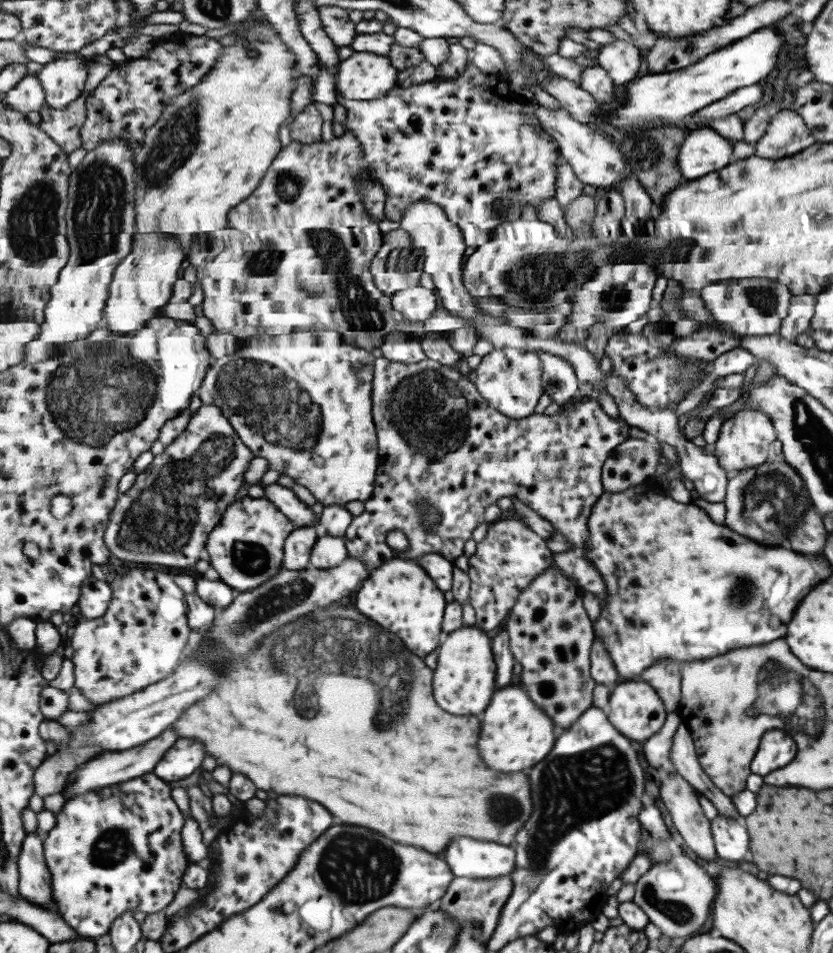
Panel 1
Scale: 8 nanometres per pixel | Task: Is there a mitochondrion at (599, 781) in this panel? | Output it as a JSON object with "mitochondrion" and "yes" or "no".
{"mitochondrion":"yes"}

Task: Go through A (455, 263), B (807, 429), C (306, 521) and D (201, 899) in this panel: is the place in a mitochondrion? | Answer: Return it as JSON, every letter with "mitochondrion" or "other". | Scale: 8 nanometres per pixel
{"A":"other","B":"mitochondrion","C":"other","D":"other"}

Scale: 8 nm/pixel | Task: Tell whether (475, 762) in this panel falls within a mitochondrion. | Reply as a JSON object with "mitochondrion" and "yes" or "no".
{"mitochondrion":"no"}

